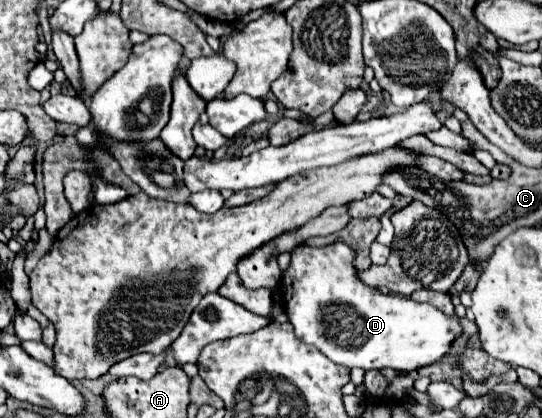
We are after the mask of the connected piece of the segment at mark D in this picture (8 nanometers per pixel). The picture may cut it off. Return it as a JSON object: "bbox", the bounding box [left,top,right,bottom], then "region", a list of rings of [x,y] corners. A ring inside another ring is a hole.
{"bbox":[279,242,461,372],"region":[[[335,242],[329,246],[321,246],[321,248],[299,244],[297,248],[293,248],[291,264],[283,272],[283,278],[279,284],[279,294],[283,298],[285,314],[295,328],[295,336],[299,340],[303,340],[305,344],[319,348],[335,364],[343,364],[347,368],[363,368],[365,372],[381,370],[381,368],[411,372],[421,366],[439,362],[443,358],[443,354],[449,352],[451,342],[461,334],[459,322],[451,320],[441,310],[433,308],[431,304],[419,304],[419,302],[413,302],[411,298],[403,298],[399,294],[383,294],[383,292],[377,292],[377,288],[363,284],[361,278],[357,276],[357,268],[353,264],[355,258],[357,258],[355,248],[351,248],[345,242]],[[335,304],[347,306],[347,314],[351,316],[351,320],[355,316],[355,324],[353,322],[351,324],[333,324],[333,320],[337,320],[337,316],[329,314],[327,306],[335,306]]]}

